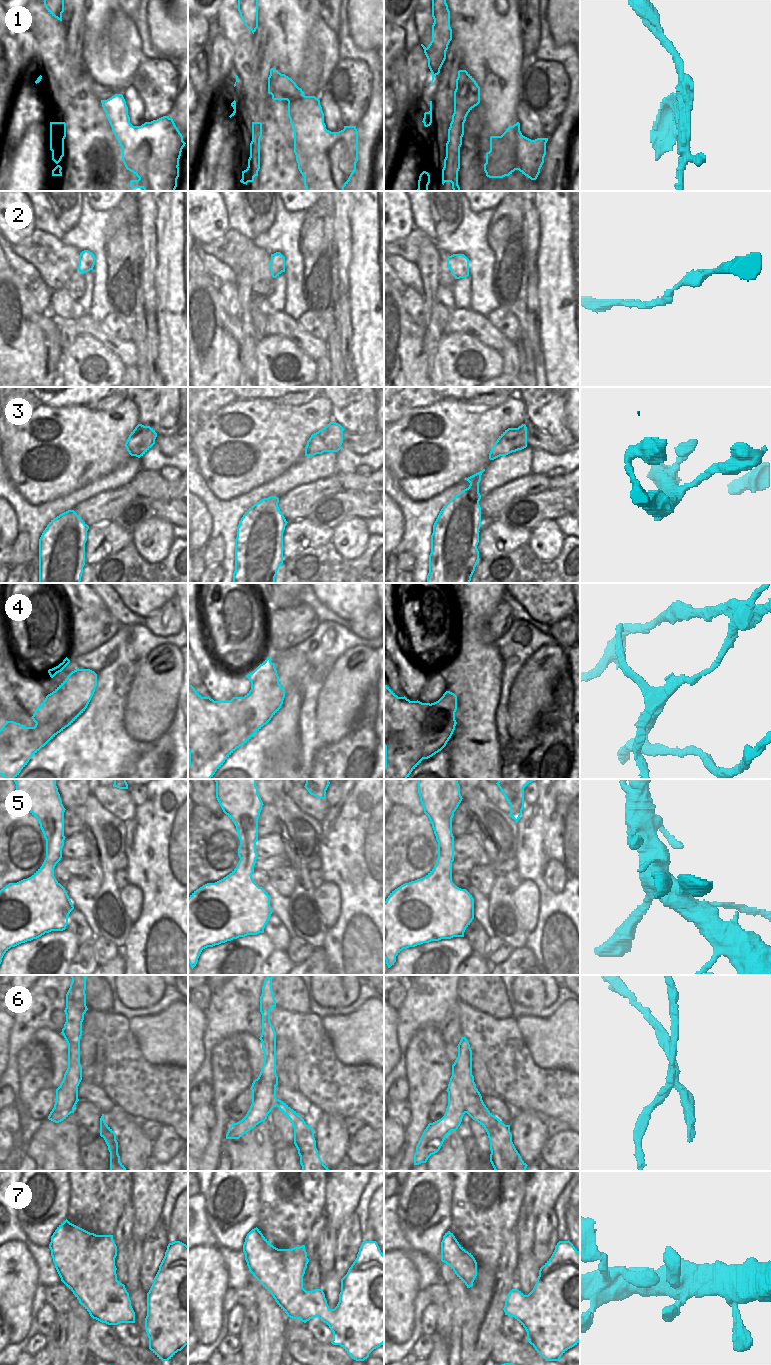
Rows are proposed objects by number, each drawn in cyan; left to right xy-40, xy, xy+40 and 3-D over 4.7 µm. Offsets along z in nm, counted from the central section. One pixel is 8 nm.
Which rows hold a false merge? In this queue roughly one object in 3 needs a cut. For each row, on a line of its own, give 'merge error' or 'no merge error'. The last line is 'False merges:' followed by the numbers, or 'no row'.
1: no merge error
2: no merge error
3: no merge error
4: merge error
5: no merge error
6: merge error
7: no merge error
False merges: 4, 6

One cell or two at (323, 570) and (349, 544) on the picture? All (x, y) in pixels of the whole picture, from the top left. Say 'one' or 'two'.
two

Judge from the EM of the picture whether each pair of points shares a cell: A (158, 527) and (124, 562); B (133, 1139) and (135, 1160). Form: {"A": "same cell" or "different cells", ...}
{"A": "different cells", "B": "same cell"}

